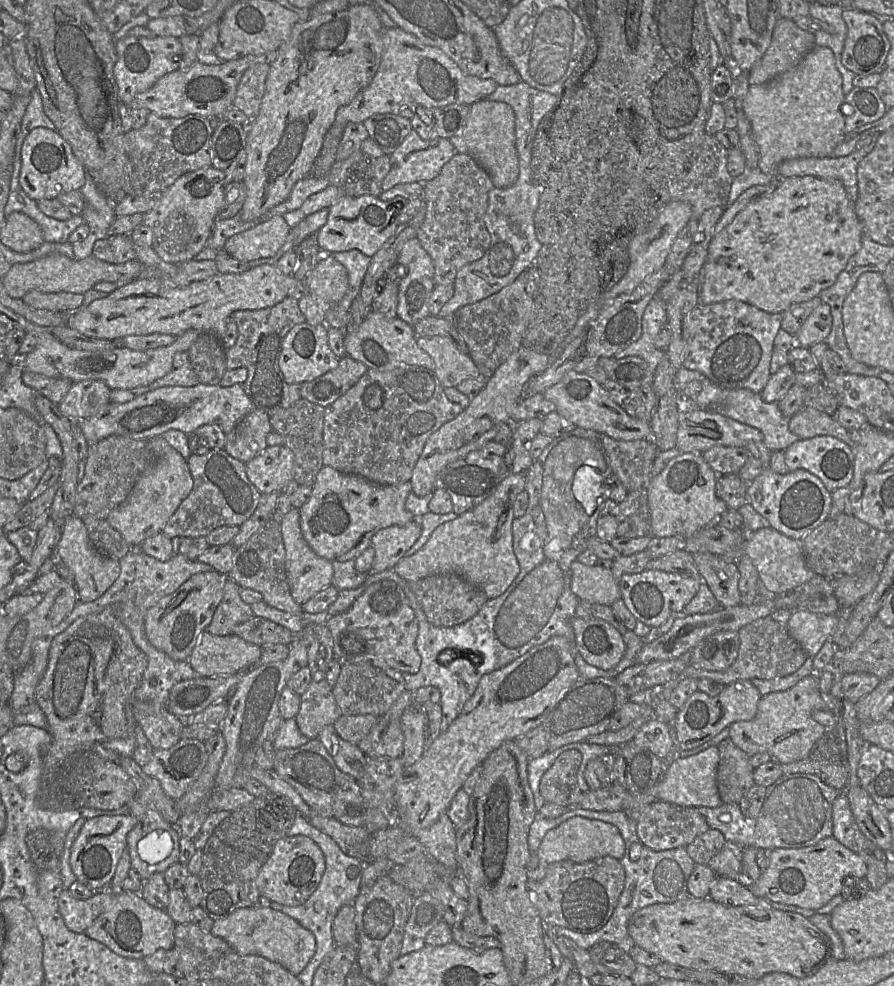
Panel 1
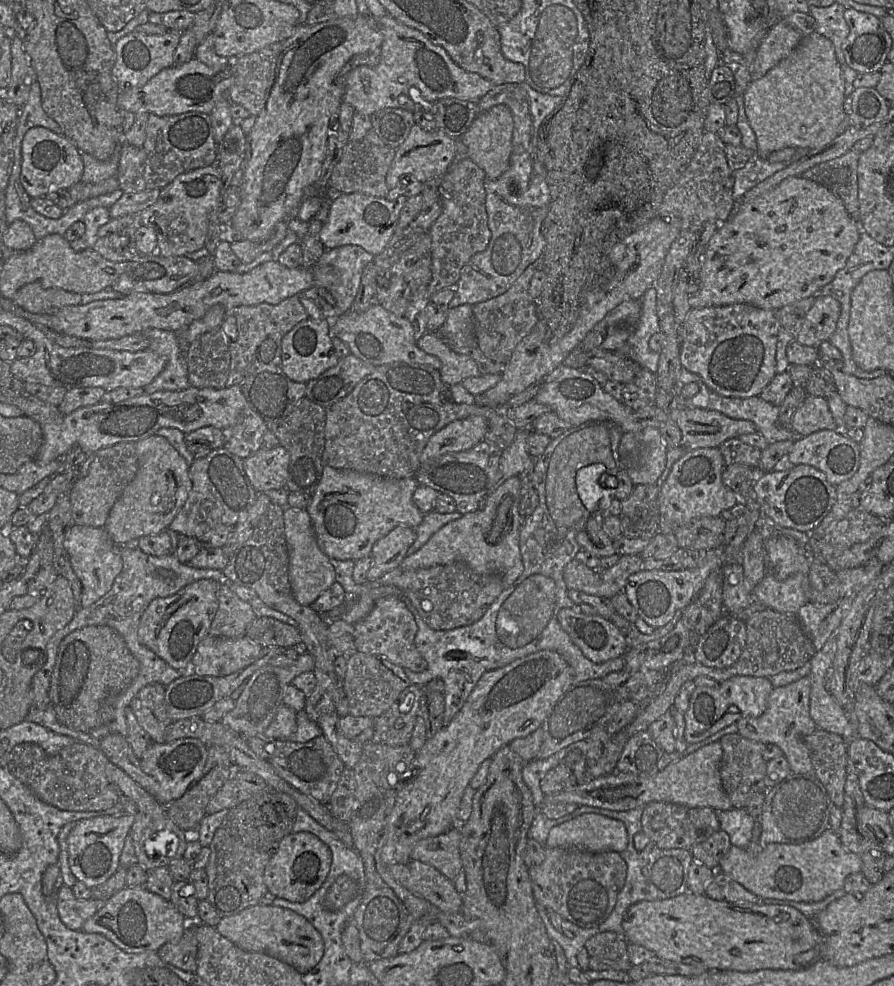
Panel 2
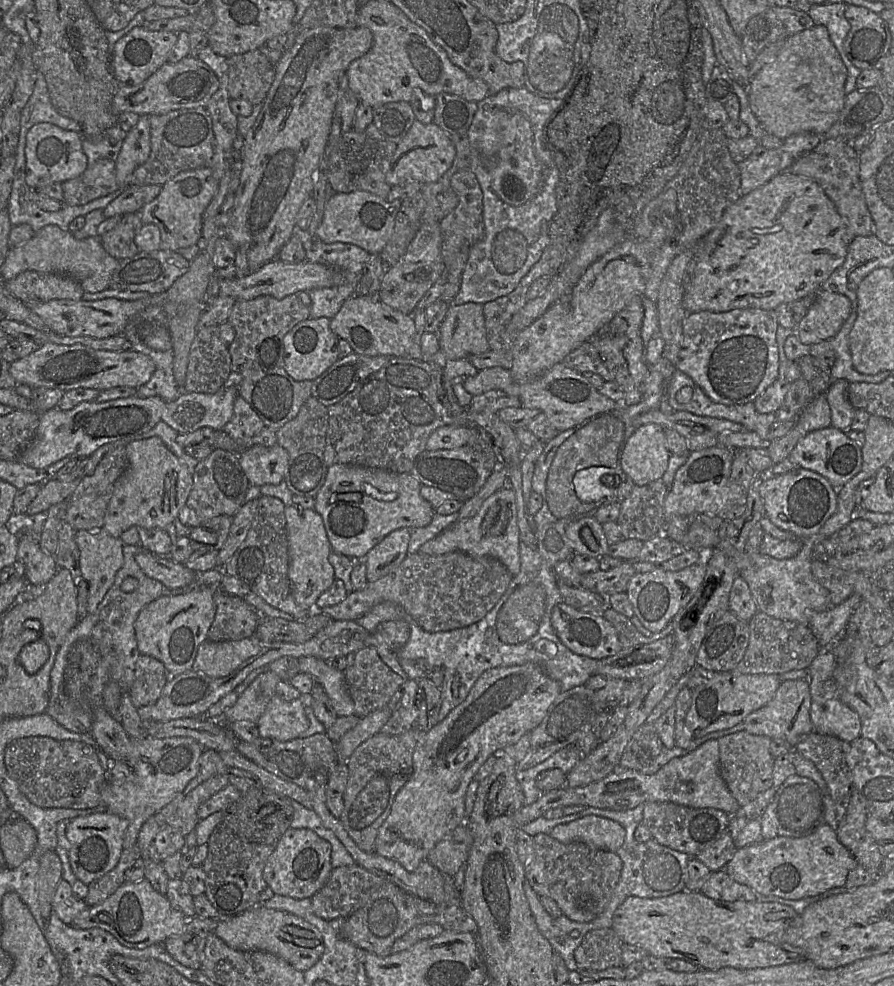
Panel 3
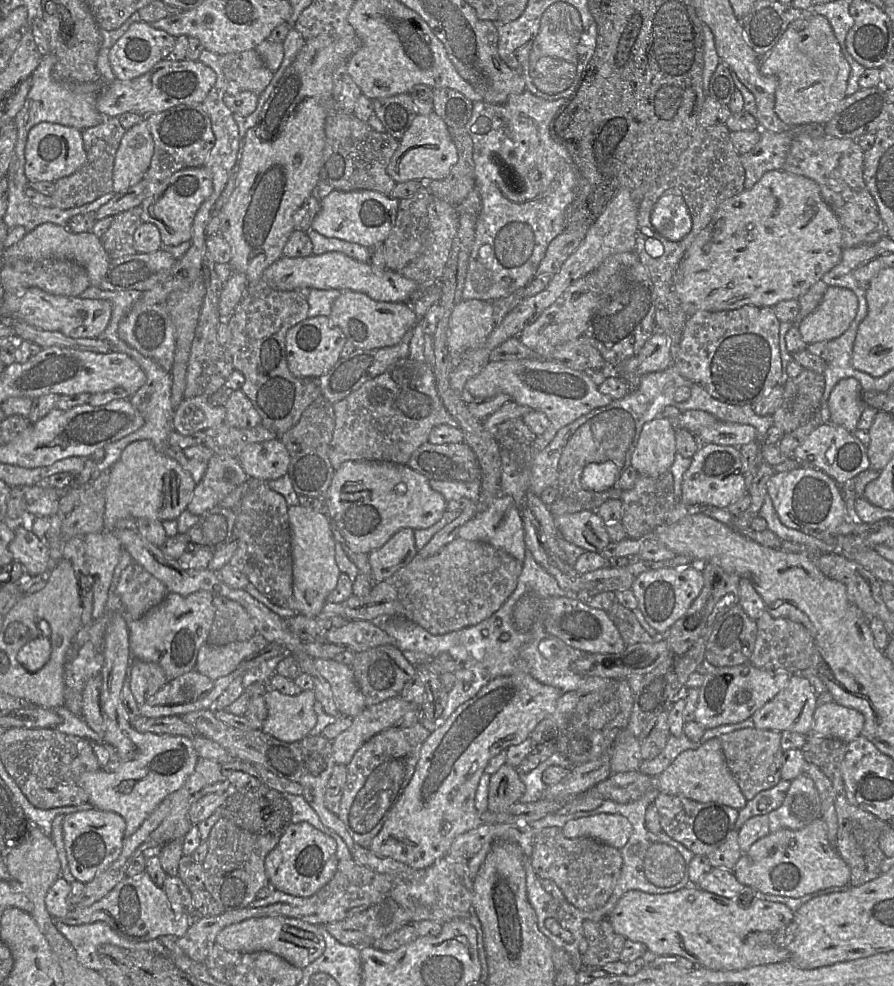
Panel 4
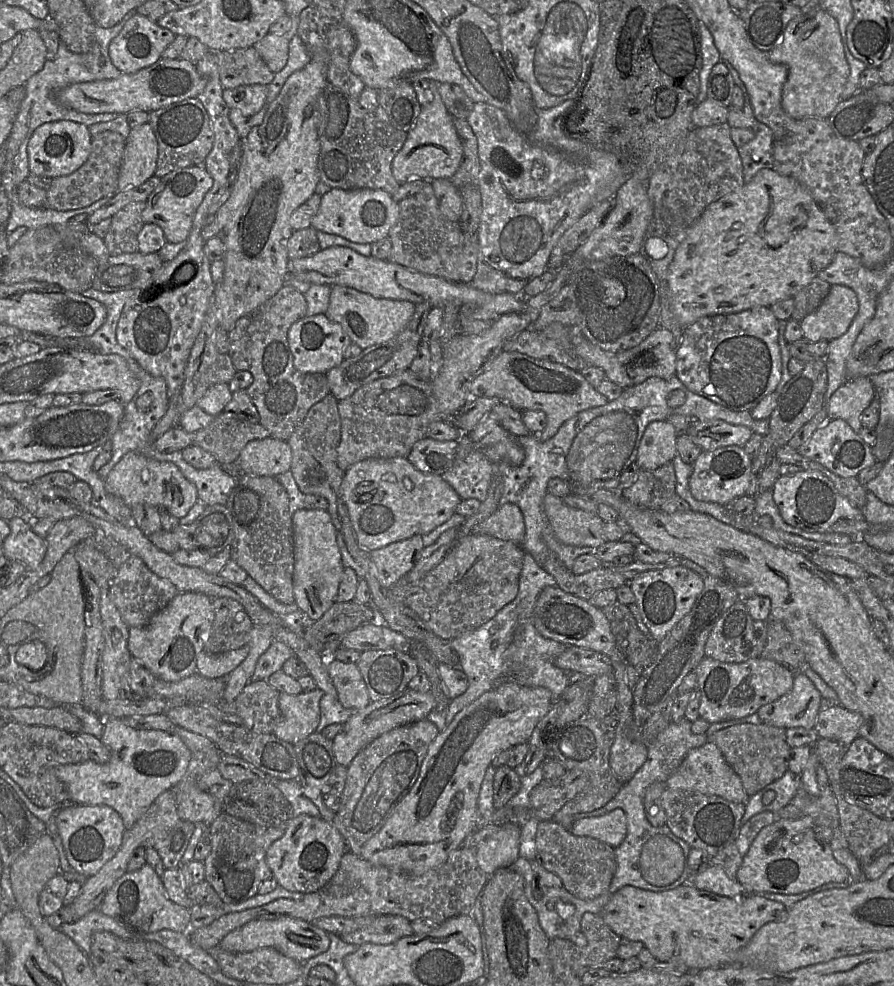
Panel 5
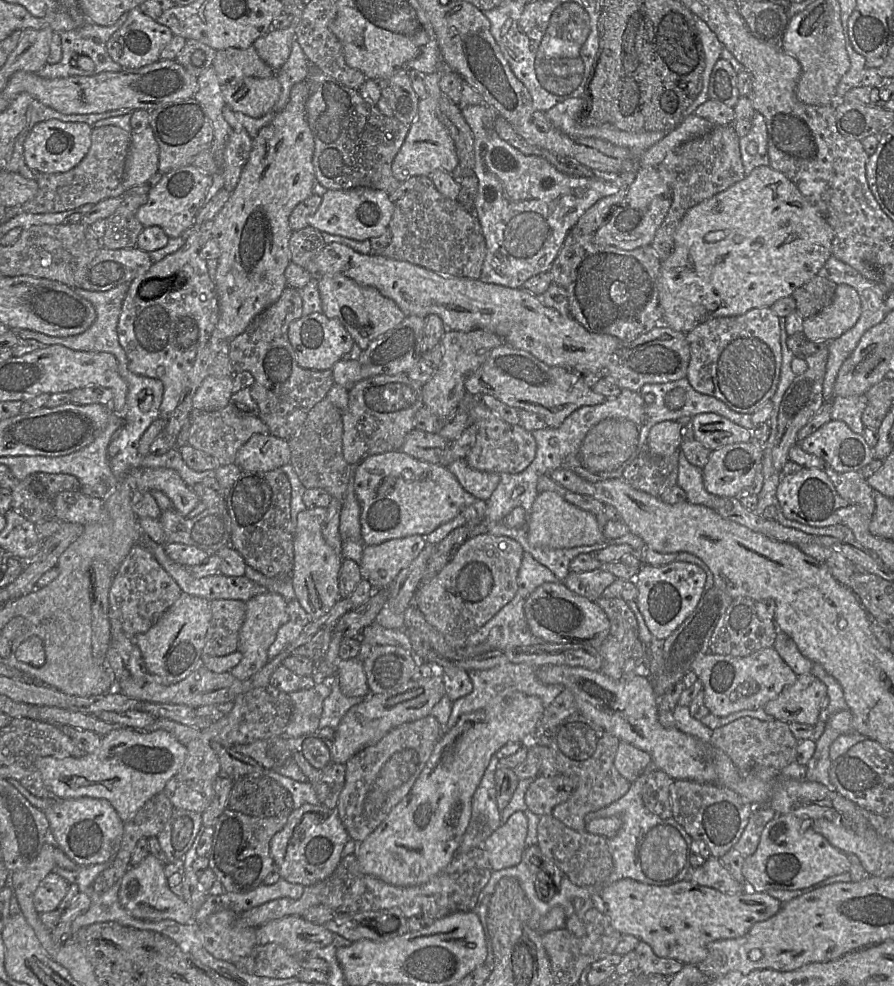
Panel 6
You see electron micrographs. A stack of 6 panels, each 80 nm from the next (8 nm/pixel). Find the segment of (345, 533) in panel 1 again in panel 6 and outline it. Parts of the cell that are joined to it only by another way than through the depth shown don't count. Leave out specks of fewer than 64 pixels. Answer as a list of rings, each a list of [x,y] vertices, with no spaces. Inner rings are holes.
[[[388,451],[363,458],[353,475],[355,495],[361,507],[361,537],[365,545],[434,531],[477,499],[442,465],[415,459],[403,451]]]

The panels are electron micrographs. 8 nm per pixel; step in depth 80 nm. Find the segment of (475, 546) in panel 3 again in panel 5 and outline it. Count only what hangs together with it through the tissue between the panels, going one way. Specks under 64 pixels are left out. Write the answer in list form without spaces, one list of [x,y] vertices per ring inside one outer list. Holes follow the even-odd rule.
[[[506,503],[481,522],[473,534],[485,534],[501,540],[512,541],[521,546],[525,537],[523,514],[517,505]]]

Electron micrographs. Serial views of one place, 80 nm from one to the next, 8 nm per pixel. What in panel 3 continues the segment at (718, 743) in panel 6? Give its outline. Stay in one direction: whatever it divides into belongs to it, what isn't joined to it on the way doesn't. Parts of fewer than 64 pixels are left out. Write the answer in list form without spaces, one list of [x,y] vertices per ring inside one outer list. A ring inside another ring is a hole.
[[[746,731],[732,733],[718,739],[720,748],[720,775],[740,807],[746,806],[758,795],[773,787],[775,758],[770,753],[772,739]]]

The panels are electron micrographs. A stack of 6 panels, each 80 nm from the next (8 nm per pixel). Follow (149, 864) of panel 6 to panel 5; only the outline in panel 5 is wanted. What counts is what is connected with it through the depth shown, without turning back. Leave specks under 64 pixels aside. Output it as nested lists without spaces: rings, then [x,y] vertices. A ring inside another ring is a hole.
[[[147,863],[136,871],[125,872],[106,893],[98,910],[141,933],[164,929],[178,932],[190,930],[190,909],[174,903],[169,898],[162,877]]]

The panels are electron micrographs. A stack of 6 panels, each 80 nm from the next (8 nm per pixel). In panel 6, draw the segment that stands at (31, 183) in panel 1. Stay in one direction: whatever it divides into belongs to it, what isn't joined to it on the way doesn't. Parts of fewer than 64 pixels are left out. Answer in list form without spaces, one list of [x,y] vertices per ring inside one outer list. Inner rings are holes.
[[[50,119],[37,123],[24,142],[26,165],[36,173],[63,173],[78,165],[91,145],[92,127],[83,122]]]

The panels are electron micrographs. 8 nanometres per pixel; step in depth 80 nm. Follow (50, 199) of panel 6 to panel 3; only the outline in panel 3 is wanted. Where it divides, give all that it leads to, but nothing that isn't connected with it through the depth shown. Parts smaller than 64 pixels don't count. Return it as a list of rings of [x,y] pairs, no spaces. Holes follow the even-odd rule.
[[[101,158],[88,163],[78,177],[61,183],[63,205],[80,206],[118,190],[115,161]]]

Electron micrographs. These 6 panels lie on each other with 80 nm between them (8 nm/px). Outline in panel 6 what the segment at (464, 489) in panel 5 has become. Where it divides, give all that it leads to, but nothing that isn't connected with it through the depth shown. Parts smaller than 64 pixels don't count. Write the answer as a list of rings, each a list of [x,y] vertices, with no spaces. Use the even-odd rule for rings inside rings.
[[[458,459],[447,466],[462,487],[477,499],[487,501],[500,481],[497,472],[484,472],[471,468],[465,459]]]

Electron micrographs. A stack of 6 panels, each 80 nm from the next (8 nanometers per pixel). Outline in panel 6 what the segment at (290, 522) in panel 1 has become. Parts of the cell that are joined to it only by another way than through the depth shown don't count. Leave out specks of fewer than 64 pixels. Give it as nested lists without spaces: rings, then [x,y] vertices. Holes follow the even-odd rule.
[[[306,508],[298,514],[295,529],[292,585],[295,596],[309,615],[310,621],[328,613],[340,598],[339,573],[343,558],[322,536],[322,524],[326,515],[327,508]]]

